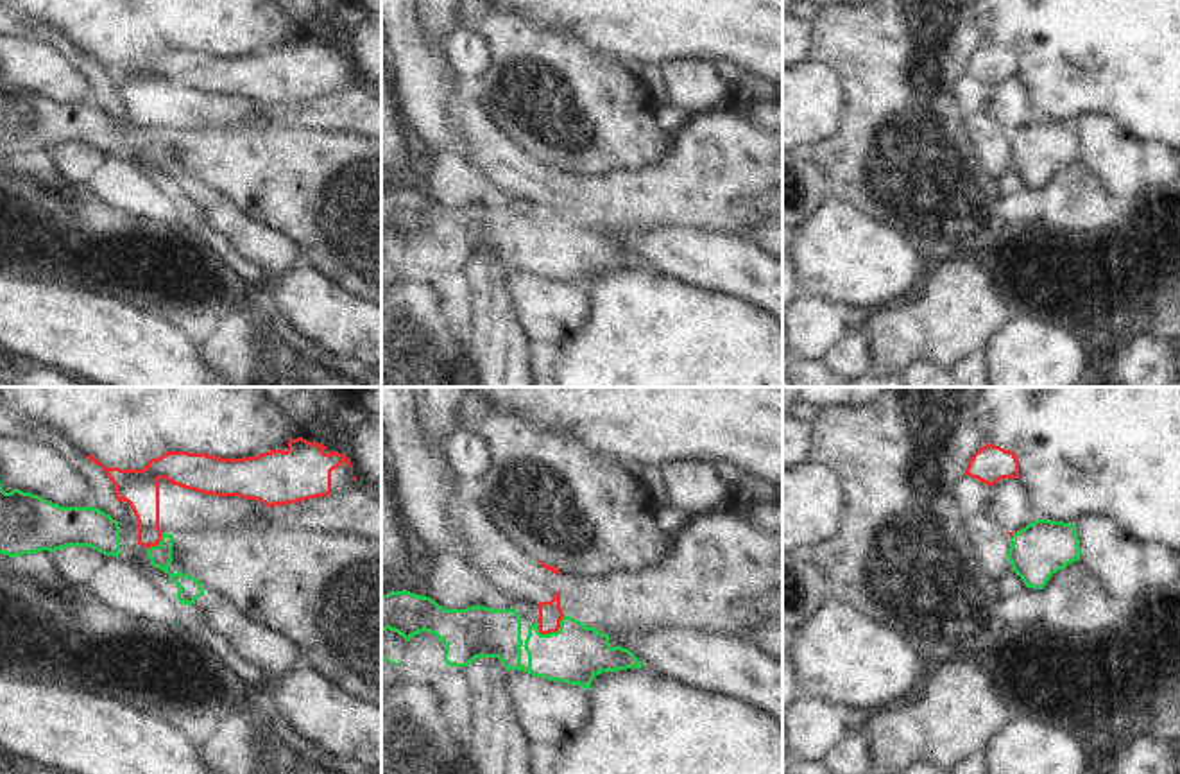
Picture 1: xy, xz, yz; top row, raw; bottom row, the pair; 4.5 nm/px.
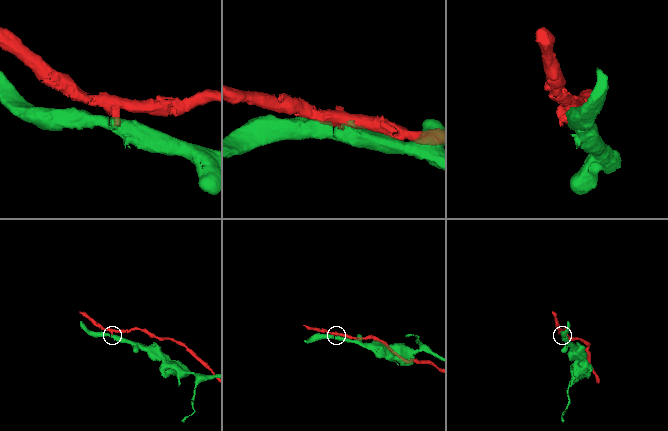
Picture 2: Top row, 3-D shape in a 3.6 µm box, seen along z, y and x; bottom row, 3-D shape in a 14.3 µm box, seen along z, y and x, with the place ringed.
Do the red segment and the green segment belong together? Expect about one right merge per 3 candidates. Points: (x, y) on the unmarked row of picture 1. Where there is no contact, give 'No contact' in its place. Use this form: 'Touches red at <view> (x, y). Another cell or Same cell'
Touches red at xz (554, 230). Another cell

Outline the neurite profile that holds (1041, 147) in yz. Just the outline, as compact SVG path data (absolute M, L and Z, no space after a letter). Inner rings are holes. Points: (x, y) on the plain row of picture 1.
M1035 118L1010 136L1008 159L1026 186L1044 188L1053 172L1080 154L1073 122Z

